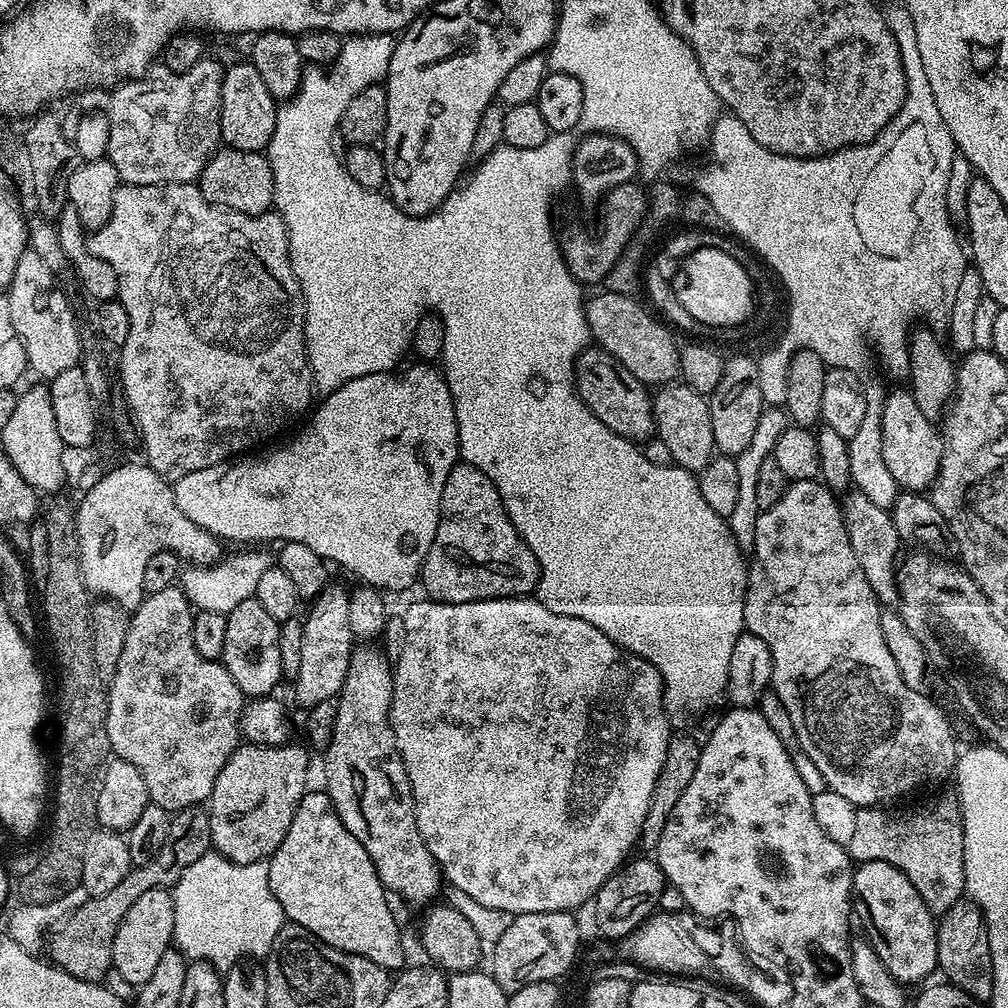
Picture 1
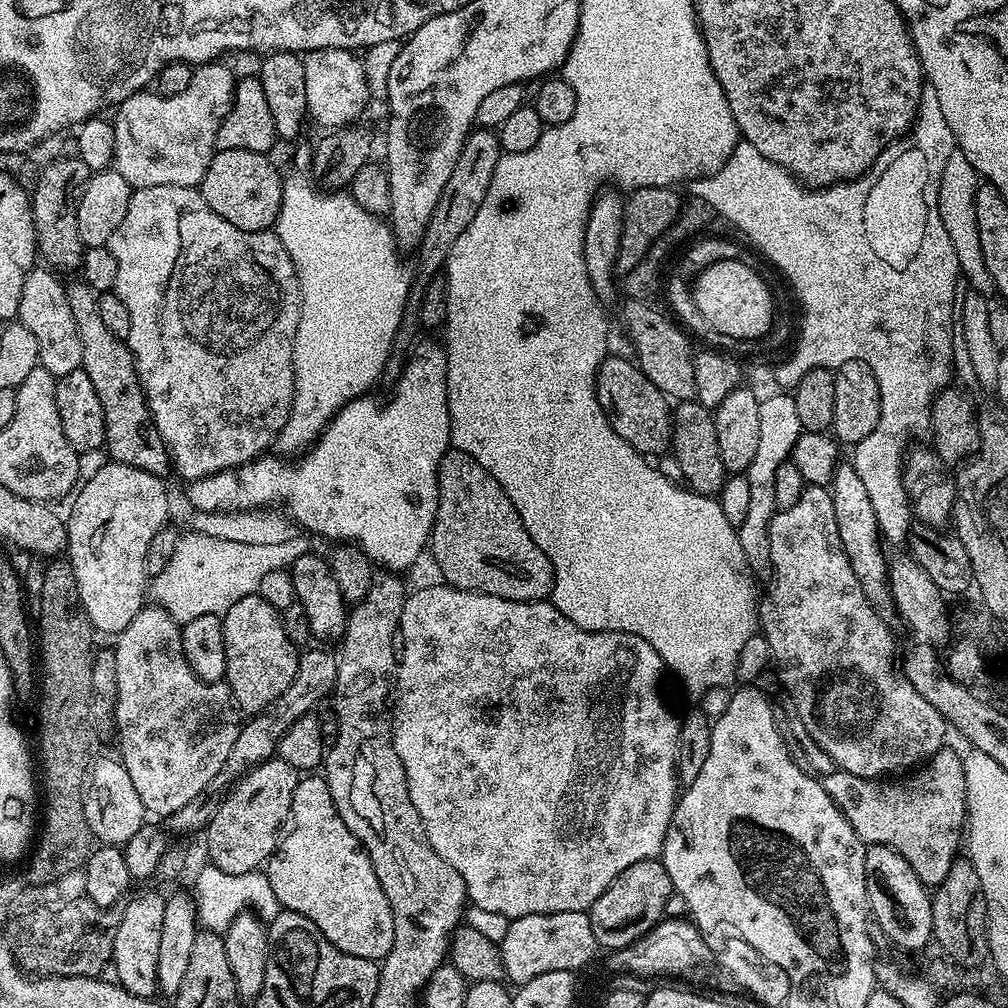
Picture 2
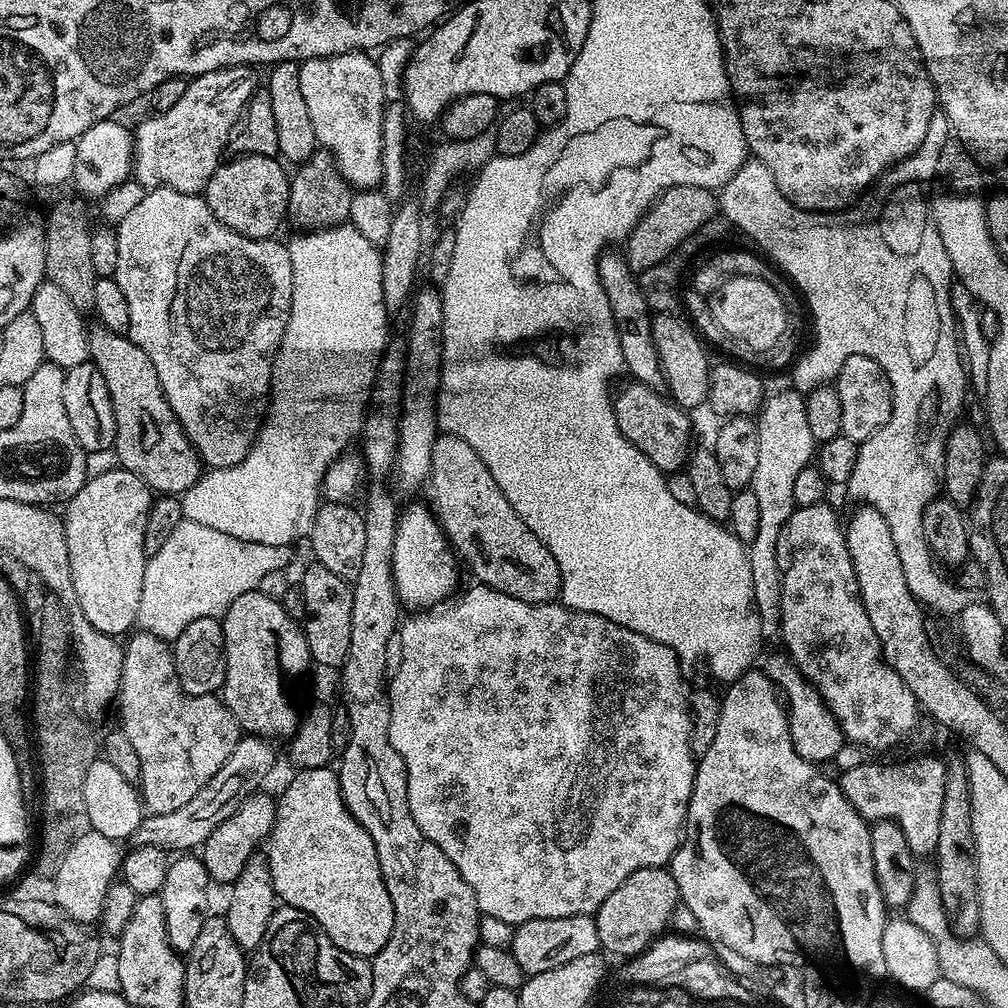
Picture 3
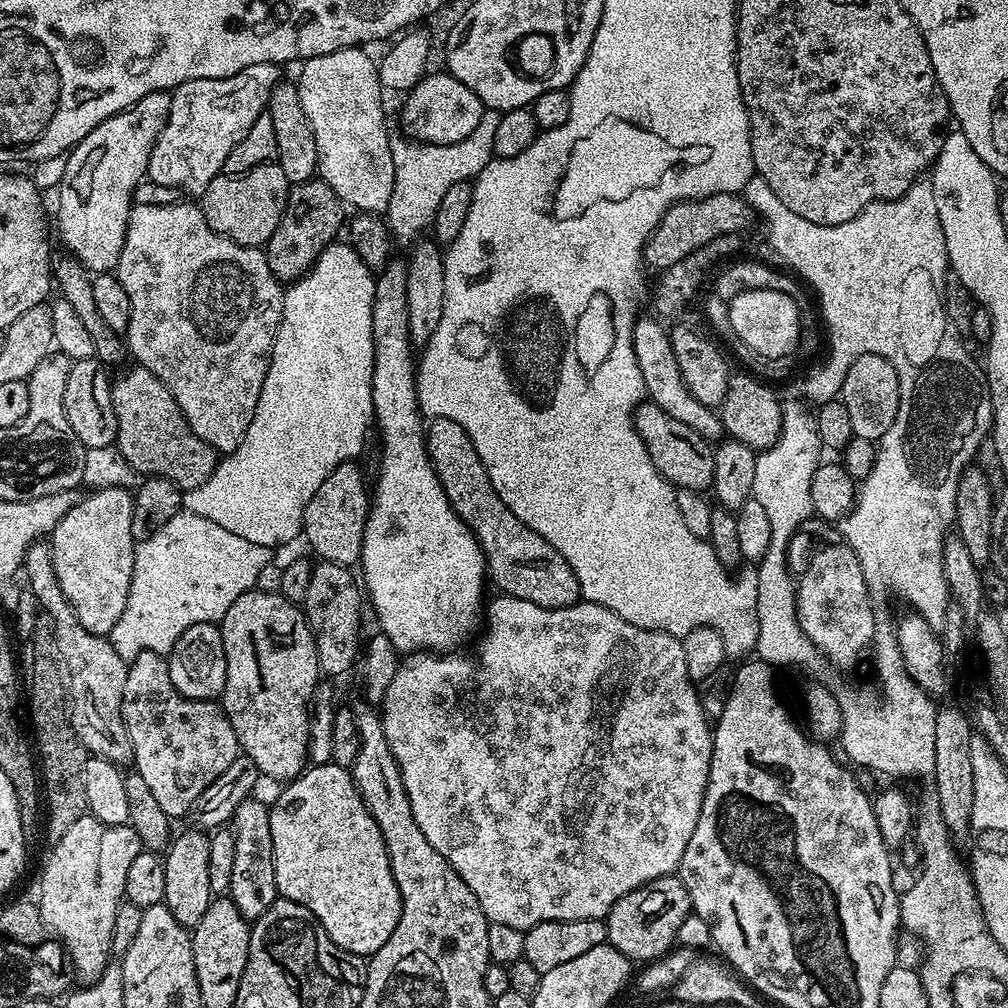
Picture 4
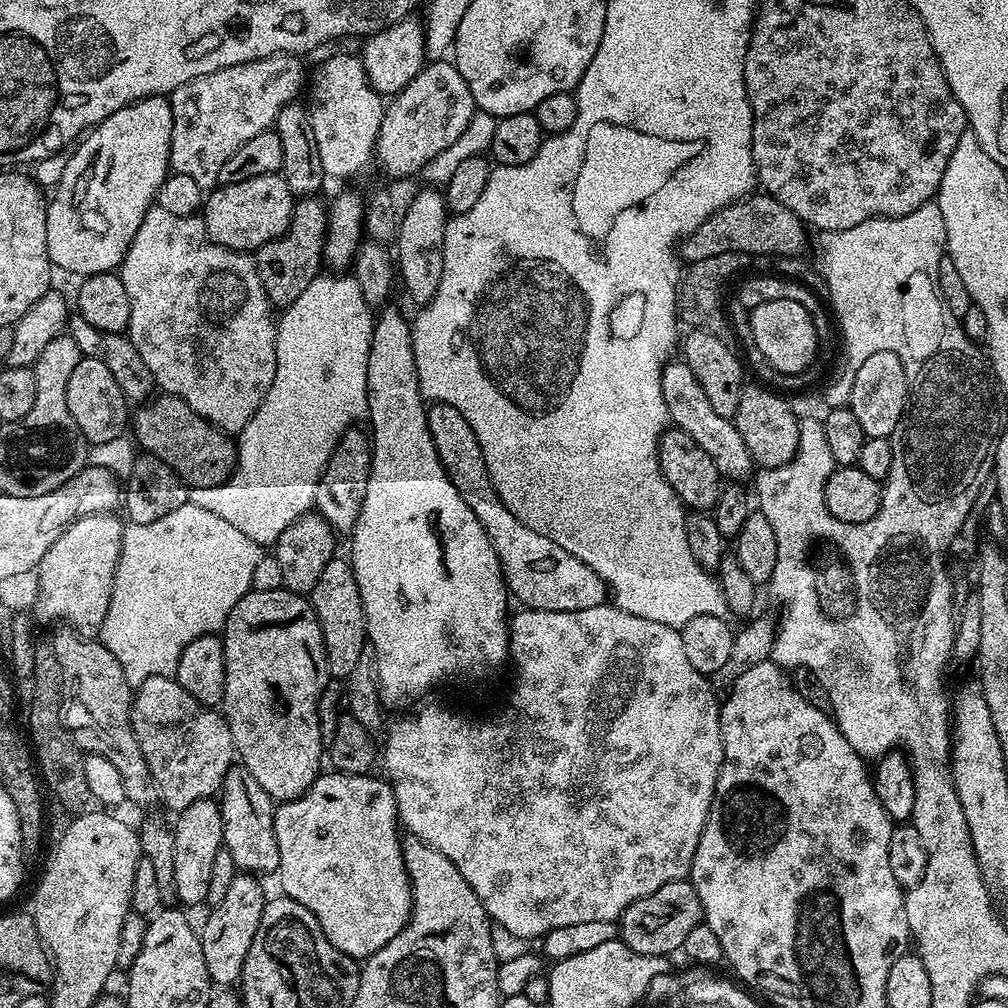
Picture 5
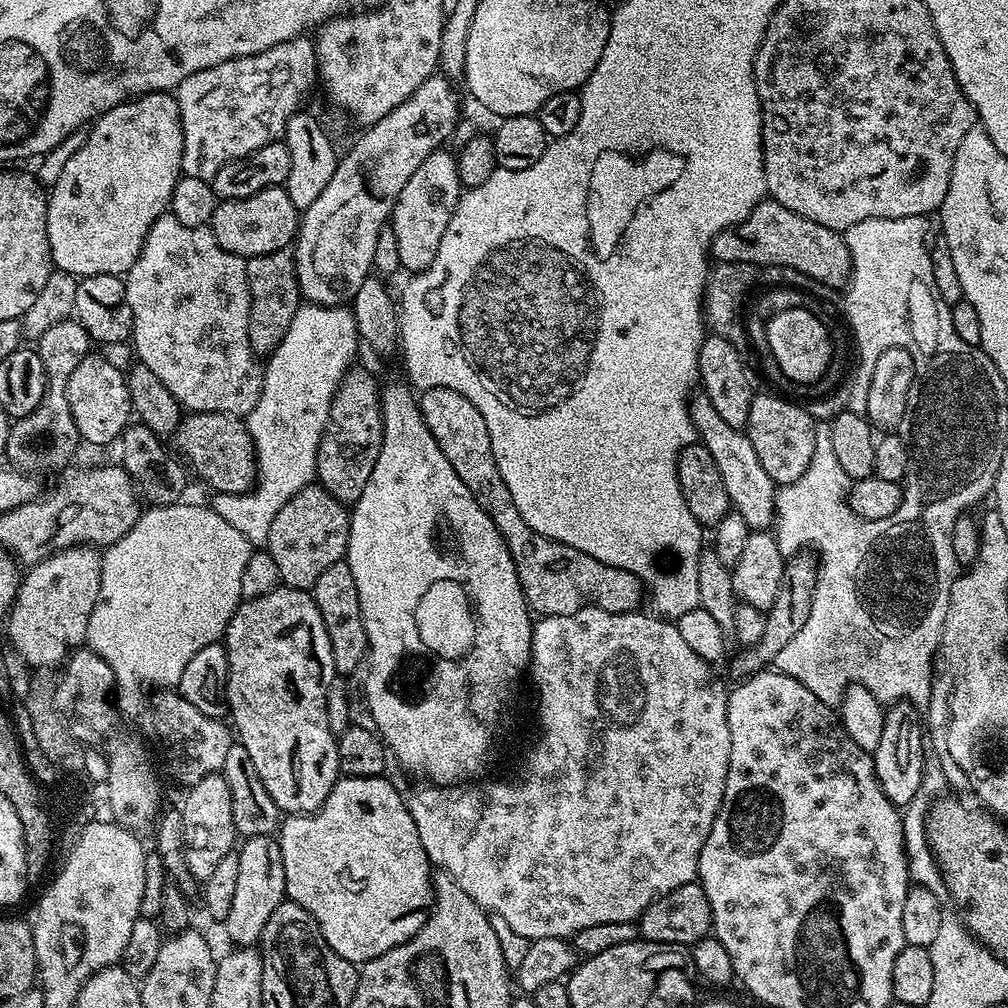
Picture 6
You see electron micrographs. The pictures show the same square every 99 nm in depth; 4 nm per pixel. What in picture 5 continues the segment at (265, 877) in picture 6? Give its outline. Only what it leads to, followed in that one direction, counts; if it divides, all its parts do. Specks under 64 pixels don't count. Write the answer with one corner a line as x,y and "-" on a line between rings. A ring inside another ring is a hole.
238,874
234,882
230,882
222,902
214,905
212,913
205,918
204,929
199,929
202,958
206,958
206,970
213,985
232,986
240,979
250,942
254,942
254,934
258,934
258,922
262,922
262,910
266,903
264,888
256,880
259,879
255,875

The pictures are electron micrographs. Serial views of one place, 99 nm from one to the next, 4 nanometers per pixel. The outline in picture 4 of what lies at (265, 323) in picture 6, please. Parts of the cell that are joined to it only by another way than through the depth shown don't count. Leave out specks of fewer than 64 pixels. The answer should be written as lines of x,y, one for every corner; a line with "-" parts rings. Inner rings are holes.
313,178
291,185
282,222
278,222
278,230
274,230
266,245
266,255
274,275
282,282
295,282
307,276
322,250
326,250
328,245
339,237
336,236
339,232
341,235
346,224
344,211
344,201
338,198
338,194
334,194
334,190
330,190
330,186
326,186
322,179

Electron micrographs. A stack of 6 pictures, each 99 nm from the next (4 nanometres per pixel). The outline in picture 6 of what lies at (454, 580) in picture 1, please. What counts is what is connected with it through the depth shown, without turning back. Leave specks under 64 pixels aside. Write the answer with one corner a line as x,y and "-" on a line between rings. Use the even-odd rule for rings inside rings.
438,386
423,389
418,403
430,434
434,434
434,442
442,446
442,454
446,454
450,466
454,466
454,474
462,478
474,502
478,502
478,506
490,514
490,522
498,526
498,534
502,534
510,550
510,558
514,558
520,589
533,613
561,616
574,614
583,608
635,612
641,607
640,599
645,599
646,585
630,574
630,570
598,562
598,558
590,558
590,554
582,554
582,550
574,550
574,546
554,542
526,526
522,514
518,514
518,506
514,506
514,498
510,498
506,482
502,482
502,474
498,474
498,462
494,462
494,454
490,450
486,421
482,414
478,414
478,406
474,406
470,398
458,394
458,390

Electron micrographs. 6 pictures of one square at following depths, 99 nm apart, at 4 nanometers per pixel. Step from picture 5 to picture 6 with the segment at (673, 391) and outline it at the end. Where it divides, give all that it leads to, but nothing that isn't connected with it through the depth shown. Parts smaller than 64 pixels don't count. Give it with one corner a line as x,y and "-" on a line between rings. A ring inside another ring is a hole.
703,390
697,391
689,399
688,413
696,427
699,443
710,450
710,458
714,458
714,466
718,466
718,474
722,474
722,482
726,486
729,505
742,518
746,518
746,526
750,530
768,530
775,525
775,498
778,485
766,474
762,462
758,462
758,453
750,443
747,431
729,426
714,410
714,402
710,402

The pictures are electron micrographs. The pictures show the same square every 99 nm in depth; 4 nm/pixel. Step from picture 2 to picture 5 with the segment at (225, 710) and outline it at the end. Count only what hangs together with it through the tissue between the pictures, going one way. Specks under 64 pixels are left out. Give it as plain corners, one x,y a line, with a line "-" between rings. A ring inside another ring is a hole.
155,676
154,678
146,678
146,682
135,685
134,695
132,698
132,729
138,738
138,746
142,746
142,755
146,757
146,766
150,766
150,774
156,783
156,789
160,795
163,807
173,808
173,813
179,812
186,806
194,806
194,802
199,800
207,800
215,797
221,791
224,784
224,779
227,772
231,770
234,765
234,757
236,756
236,747
232,741
230,734
230,726
224,720
223,715
215,707
207,704
200,704
190,694
186,694
186,690
180,685
172,676

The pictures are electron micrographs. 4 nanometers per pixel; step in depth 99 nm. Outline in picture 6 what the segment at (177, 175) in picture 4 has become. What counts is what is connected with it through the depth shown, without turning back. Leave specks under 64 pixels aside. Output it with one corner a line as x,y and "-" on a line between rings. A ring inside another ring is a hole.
308,38
282,42
258,54
236,56
218,66
198,70
198,74
190,74
190,78
186,78
174,90
182,118
181,173
211,182
224,164
246,158
246,154
254,154
254,150
267,144
277,143
283,137
286,122
290,122
294,113
301,111
303,104
300,103
317,84
316,45

